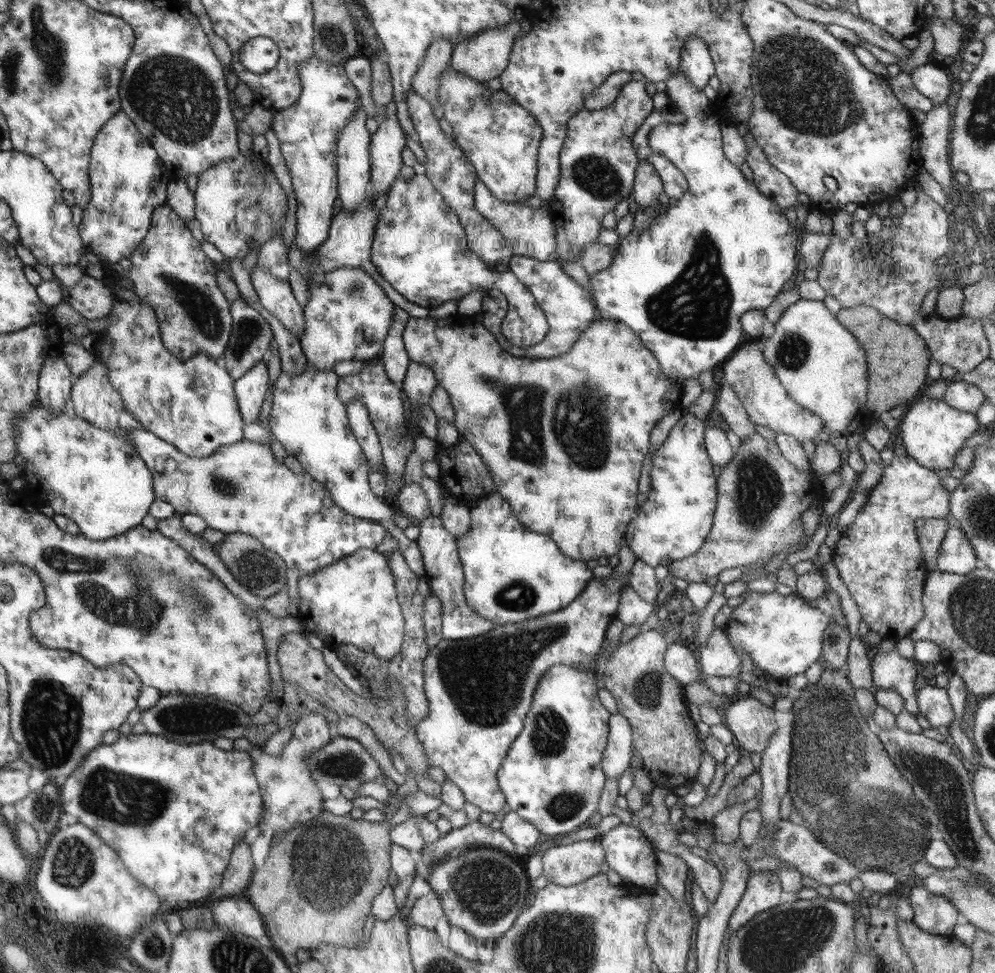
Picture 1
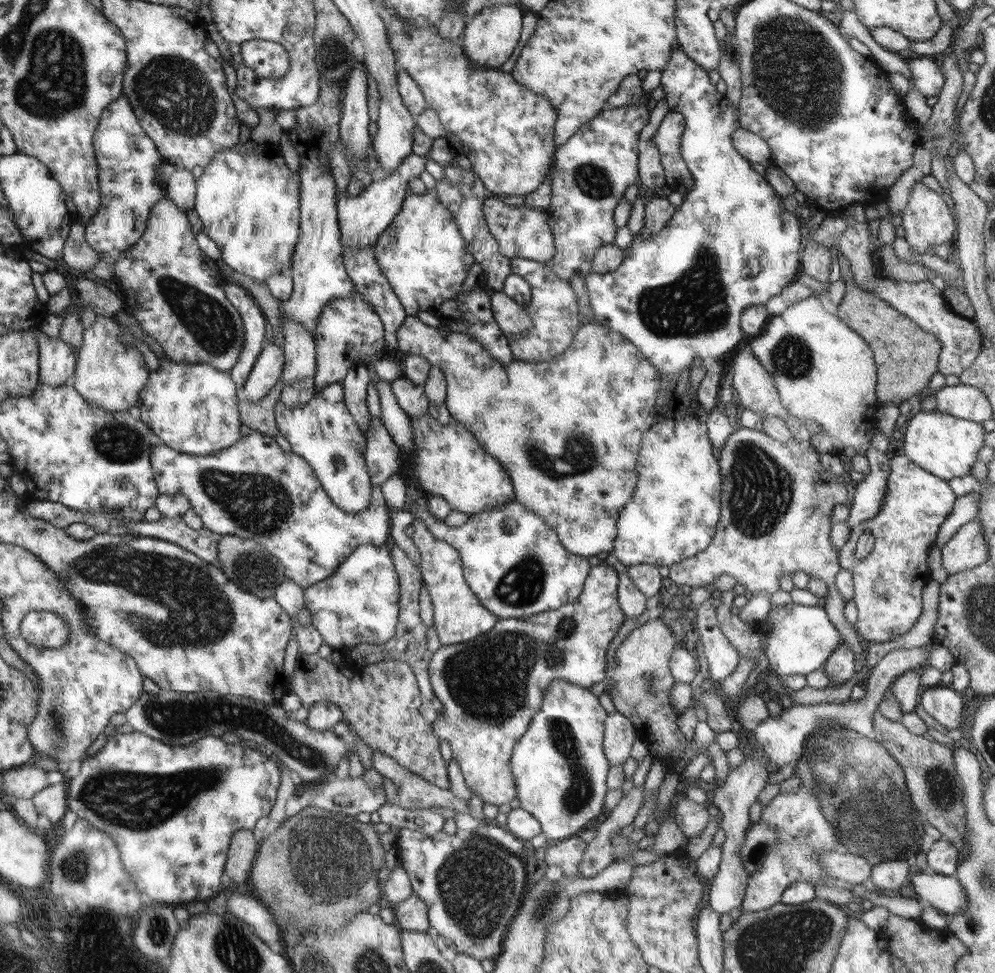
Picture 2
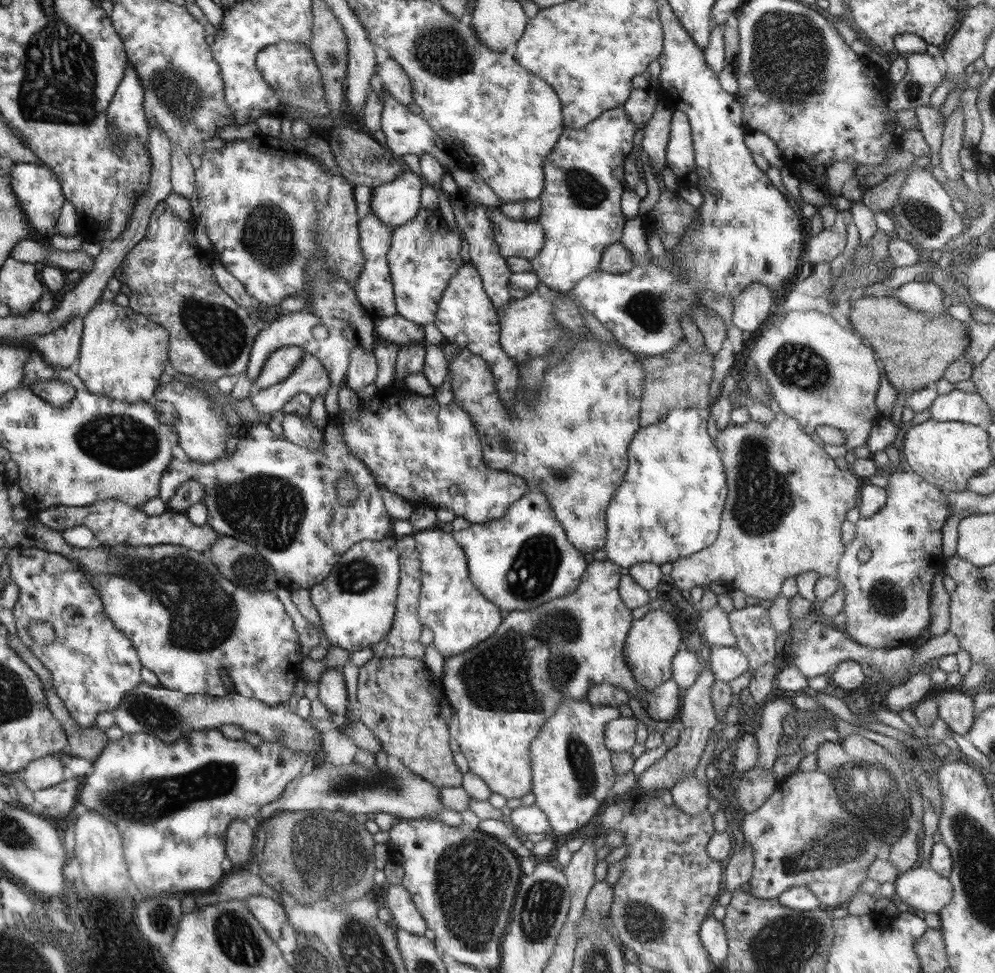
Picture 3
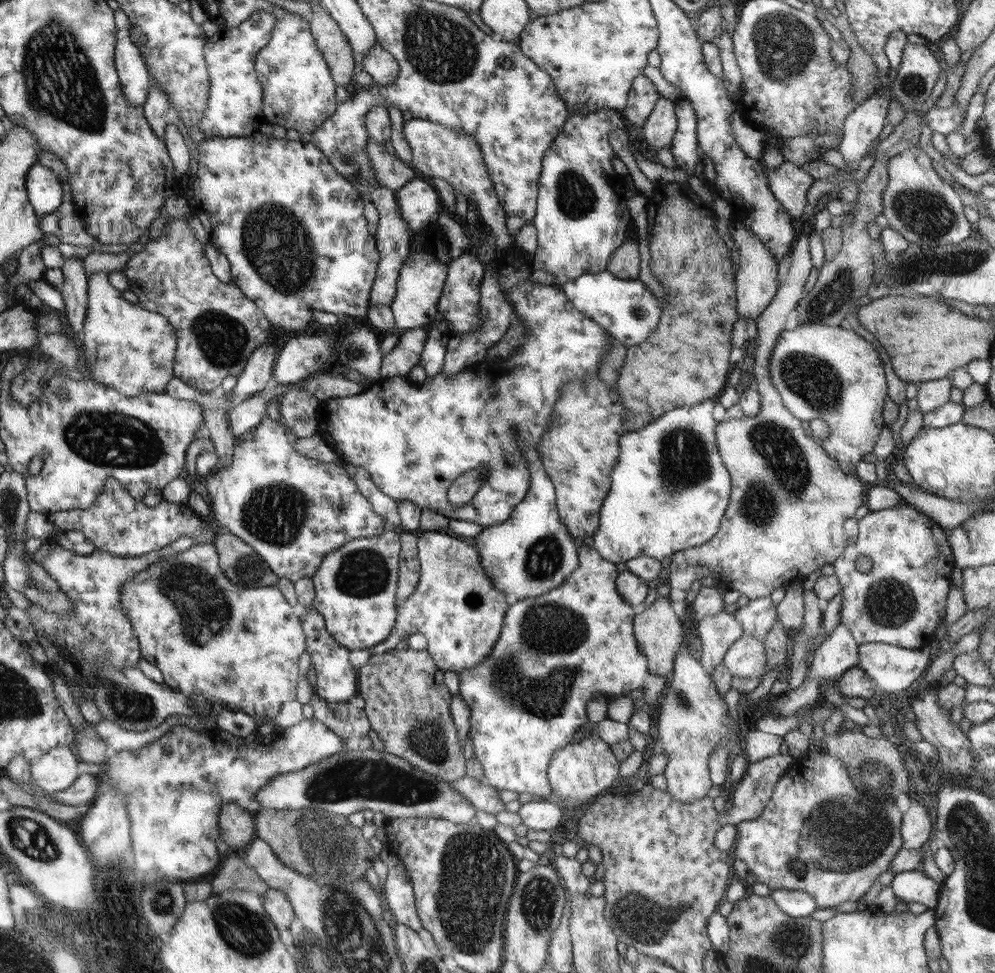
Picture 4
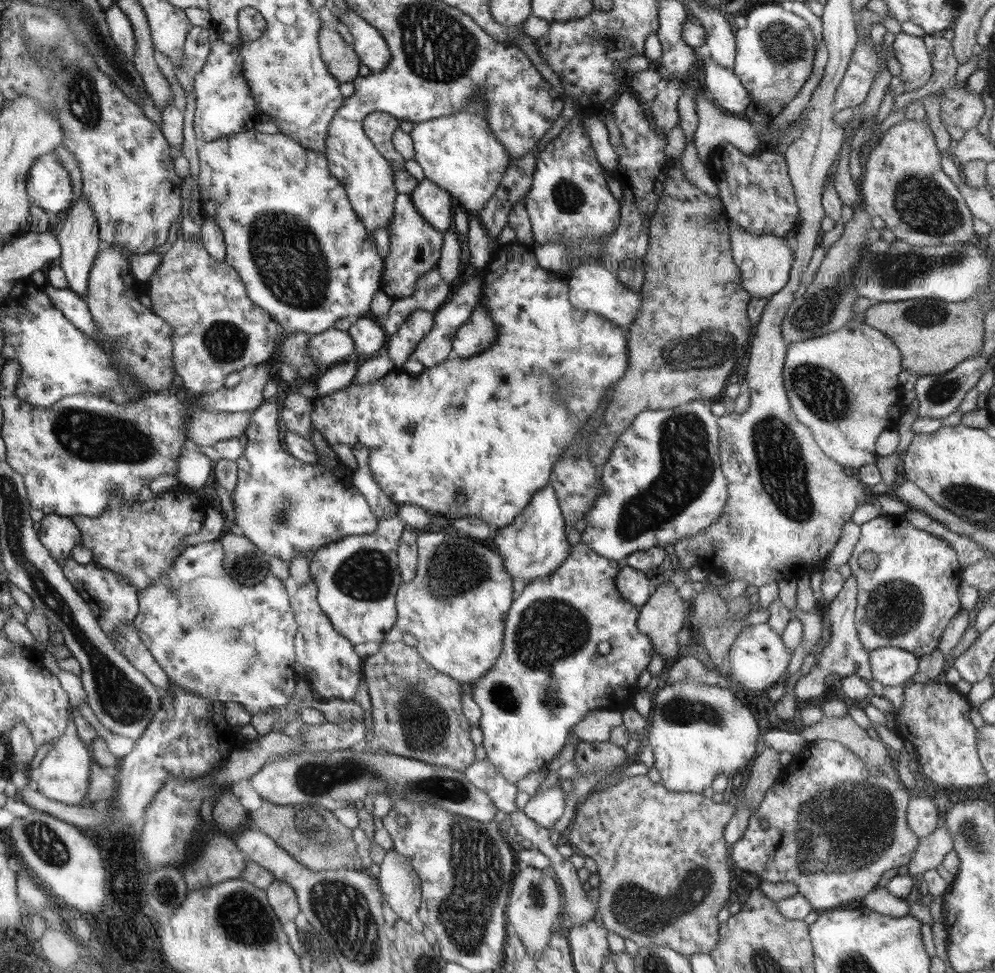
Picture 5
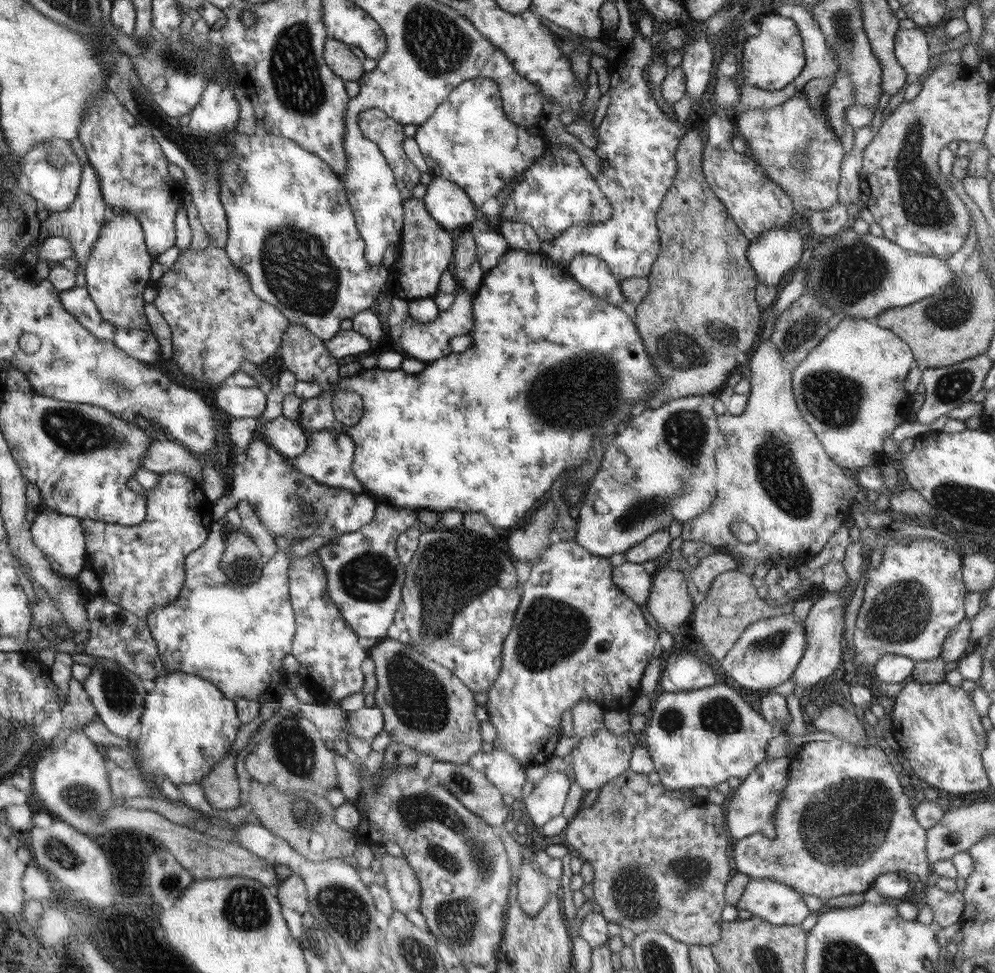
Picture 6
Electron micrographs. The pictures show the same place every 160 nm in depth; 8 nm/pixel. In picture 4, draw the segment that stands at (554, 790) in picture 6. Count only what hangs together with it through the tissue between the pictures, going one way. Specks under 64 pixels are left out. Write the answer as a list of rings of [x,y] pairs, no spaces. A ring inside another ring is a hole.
[[[548,800],[524,801],[517,812],[530,830],[552,831],[562,821],[564,810]]]

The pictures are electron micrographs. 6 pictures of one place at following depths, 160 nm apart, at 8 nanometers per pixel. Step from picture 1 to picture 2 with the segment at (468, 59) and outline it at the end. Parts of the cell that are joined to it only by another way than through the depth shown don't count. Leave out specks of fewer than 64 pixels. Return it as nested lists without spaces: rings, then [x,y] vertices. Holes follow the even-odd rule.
[[[498,5],[498,7],[486,7],[476,16],[466,18],[465,27],[461,36],[461,47],[474,65],[488,66],[488,69],[502,67],[520,40],[522,30],[522,16],[524,12],[516,5]]]

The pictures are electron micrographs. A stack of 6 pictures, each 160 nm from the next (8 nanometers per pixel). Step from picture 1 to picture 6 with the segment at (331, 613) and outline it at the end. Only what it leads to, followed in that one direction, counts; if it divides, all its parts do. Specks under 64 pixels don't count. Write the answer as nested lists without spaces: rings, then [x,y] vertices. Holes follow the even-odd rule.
[[[380,502],[373,522],[361,530],[335,537],[318,552],[325,576],[328,577],[329,599],[337,605],[346,624],[365,638],[386,638],[400,604],[400,588],[404,582],[404,566],[396,554],[396,538],[405,529],[418,527],[417,511]]]

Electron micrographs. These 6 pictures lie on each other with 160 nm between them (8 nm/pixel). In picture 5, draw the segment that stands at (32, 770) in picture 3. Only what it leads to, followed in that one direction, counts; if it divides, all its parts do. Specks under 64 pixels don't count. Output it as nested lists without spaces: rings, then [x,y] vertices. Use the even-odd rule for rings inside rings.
[[[72,714],[65,734],[52,745],[52,750],[32,772],[34,777],[31,782],[44,796],[70,806],[86,804],[85,796],[89,791],[89,780],[92,778],[92,758],[86,742],[78,736]]]

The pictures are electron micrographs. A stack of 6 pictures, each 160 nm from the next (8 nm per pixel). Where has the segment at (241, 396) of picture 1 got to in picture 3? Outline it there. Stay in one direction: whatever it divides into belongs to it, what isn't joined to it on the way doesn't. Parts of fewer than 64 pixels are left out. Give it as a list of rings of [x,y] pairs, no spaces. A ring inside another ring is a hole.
[[[285,346],[274,351],[255,378],[254,389],[266,389],[287,379],[300,362],[303,352],[301,346]]]

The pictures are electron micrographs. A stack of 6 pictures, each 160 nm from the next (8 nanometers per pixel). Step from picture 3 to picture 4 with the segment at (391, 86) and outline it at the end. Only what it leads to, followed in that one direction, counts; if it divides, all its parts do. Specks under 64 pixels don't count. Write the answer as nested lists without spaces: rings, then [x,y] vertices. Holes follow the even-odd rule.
[[[378,43],[362,56],[361,68],[370,74],[375,84],[382,86],[397,82],[400,72],[396,57]]]

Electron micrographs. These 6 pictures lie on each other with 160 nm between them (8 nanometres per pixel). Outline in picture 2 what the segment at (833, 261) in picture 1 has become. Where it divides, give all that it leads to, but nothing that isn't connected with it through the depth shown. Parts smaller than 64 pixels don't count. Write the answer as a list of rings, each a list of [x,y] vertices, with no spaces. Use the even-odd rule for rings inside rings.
[[[918,182],[912,187],[909,194],[909,203],[906,204],[906,209],[902,211],[901,216],[900,232],[915,252],[924,254],[932,246],[944,244],[944,242],[953,243],[954,241],[957,223],[953,210],[948,208],[942,199],[942,195],[940,196],[940,194],[926,187],[923,183]]]

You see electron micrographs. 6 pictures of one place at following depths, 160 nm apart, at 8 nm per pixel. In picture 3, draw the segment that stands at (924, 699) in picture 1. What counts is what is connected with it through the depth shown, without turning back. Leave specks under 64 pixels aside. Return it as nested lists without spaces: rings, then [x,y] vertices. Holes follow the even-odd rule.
[[[949,688],[933,693],[938,705],[938,716],[950,730],[963,735],[970,730],[974,719],[974,692],[963,693],[957,688]]]

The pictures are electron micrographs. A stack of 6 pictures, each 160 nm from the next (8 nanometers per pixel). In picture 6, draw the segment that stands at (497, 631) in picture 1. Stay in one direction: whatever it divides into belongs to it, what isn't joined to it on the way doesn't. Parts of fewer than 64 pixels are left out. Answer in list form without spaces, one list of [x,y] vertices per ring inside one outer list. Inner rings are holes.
[[[562,540],[561,542],[553,543],[550,547],[546,547],[544,551],[540,551],[540,557],[536,557],[532,564],[528,581],[520,587],[521,601],[518,610],[515,612],[510,632],[503,642],[500,672],[496,680],[494,680],[494,684],[490,686],[490,690],[486,693],[488,700],[484,704],[488,711],[488,721],[496,729],[496,738],[493,740],[494,748],[511,754],[522,766],[526,767],[538,764],[546,765],[550,758],[554,756],[554,748],[556,748],[558,740],[563,735],[560,726],[562,713],[566,712],[566,710],[571,710],[576,704],[582,703],[582,701],[592,701],[592,703],[599,704],[603,710],[629,713],[634,700],[640,693],[640,683],[645,668],[648,666],[652,656],[654,656],[658,639],[658,630],[650,627],[645,609],[630,600],[614,584],[612,576],[613,566],[605,557],[590,554],[575,541]]]

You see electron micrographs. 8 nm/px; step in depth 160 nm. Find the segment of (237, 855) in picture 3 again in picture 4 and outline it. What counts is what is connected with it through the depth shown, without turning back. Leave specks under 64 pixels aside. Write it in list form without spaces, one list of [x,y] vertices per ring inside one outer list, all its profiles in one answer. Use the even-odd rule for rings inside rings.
[[[233,802],[223,804],[220,814],[222,840],[229,846],[230,853],[246,846],[254,838],[252,813]]]

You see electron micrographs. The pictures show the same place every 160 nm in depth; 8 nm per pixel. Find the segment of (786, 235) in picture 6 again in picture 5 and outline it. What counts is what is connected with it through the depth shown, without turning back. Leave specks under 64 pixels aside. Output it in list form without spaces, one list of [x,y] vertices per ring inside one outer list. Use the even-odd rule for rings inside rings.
[[[730,222],[730,248],[733,261],[741,274],[741,285],[752,297],[766,298],[782,290],[789,279],[793,263],[792,249],[786,245],[785,237],[772,234],[752,234]]]

